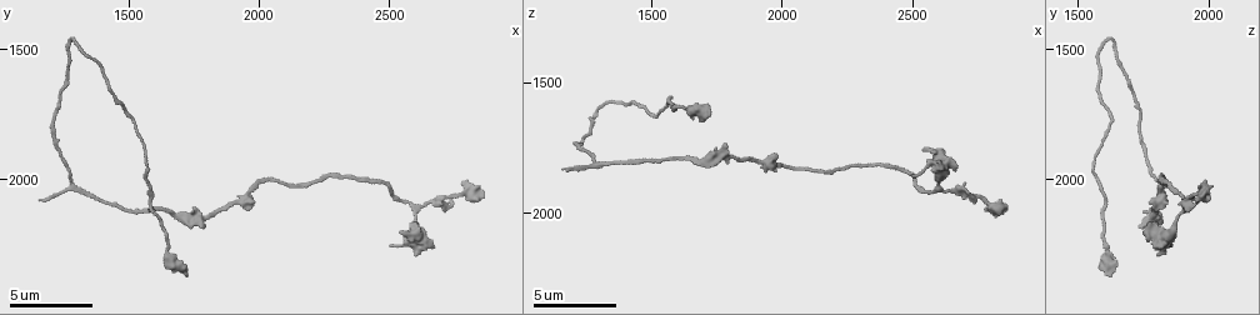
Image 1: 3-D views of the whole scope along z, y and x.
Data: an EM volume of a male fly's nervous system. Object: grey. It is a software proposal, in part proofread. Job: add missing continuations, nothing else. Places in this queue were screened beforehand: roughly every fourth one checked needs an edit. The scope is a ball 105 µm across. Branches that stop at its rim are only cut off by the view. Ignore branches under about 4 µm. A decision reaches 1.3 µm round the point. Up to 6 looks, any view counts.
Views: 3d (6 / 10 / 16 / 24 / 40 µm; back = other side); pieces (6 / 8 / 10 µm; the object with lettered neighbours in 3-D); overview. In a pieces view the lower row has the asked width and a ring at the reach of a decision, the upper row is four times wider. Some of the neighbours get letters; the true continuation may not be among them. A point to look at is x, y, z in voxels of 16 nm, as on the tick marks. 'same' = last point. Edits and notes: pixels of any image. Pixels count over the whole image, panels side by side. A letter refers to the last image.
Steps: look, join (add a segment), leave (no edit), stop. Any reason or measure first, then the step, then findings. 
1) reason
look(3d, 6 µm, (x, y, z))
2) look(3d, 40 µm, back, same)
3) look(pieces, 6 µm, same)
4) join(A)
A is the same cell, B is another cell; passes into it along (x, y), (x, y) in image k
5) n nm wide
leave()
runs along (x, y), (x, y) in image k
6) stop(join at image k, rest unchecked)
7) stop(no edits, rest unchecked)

free end
look(pieces, 6 µm, (2510, 2250, 1850))

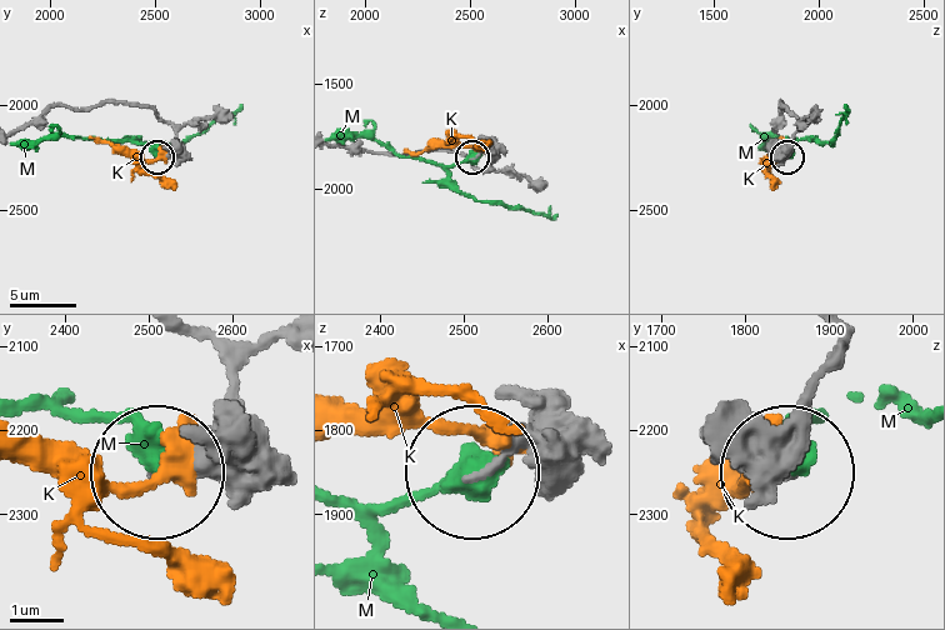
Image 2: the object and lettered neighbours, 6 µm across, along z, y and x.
leave()
K and M are other cells; runs along (546, 494), (533, 466), (483, 471) in image 2; no lettered segment goes on from it

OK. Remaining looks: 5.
look(pieces, 10 µm, (1710, 2360, 1630))

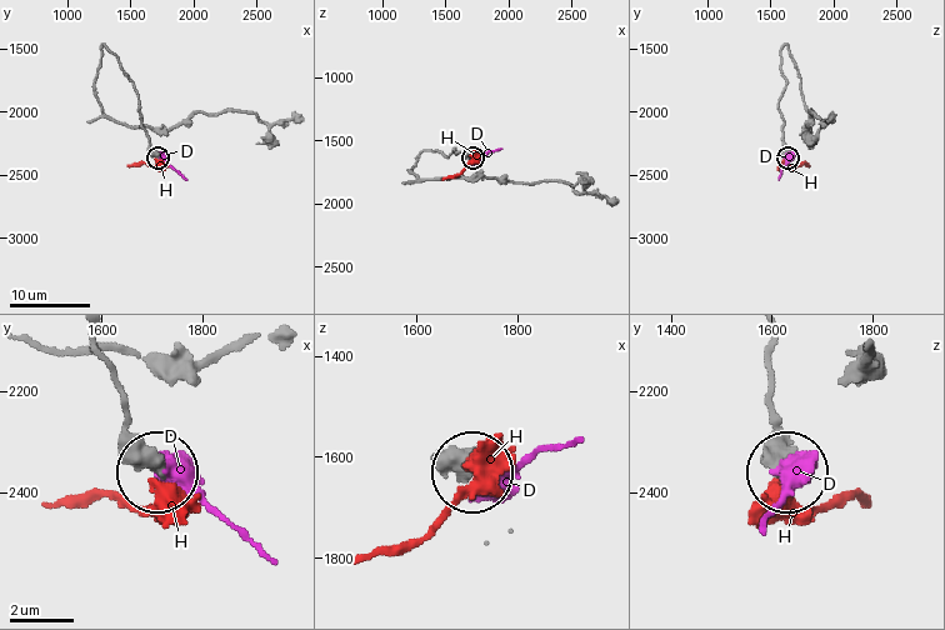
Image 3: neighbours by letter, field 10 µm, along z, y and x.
440 nm wide
leave()
D and H are other cells; runs along (101, 50), (115, 56), (133, 85), (140, 128), (158, 156) in image 3; no lettered segment goes on from it

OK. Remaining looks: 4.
free end
look(3d, 6 µm, (1170, 2080, 1830))

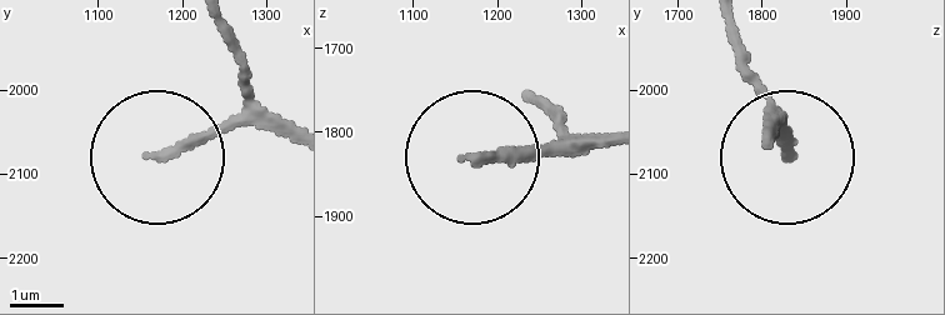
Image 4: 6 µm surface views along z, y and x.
look(pieces, 8 µm, (1175, 2075, 1835))

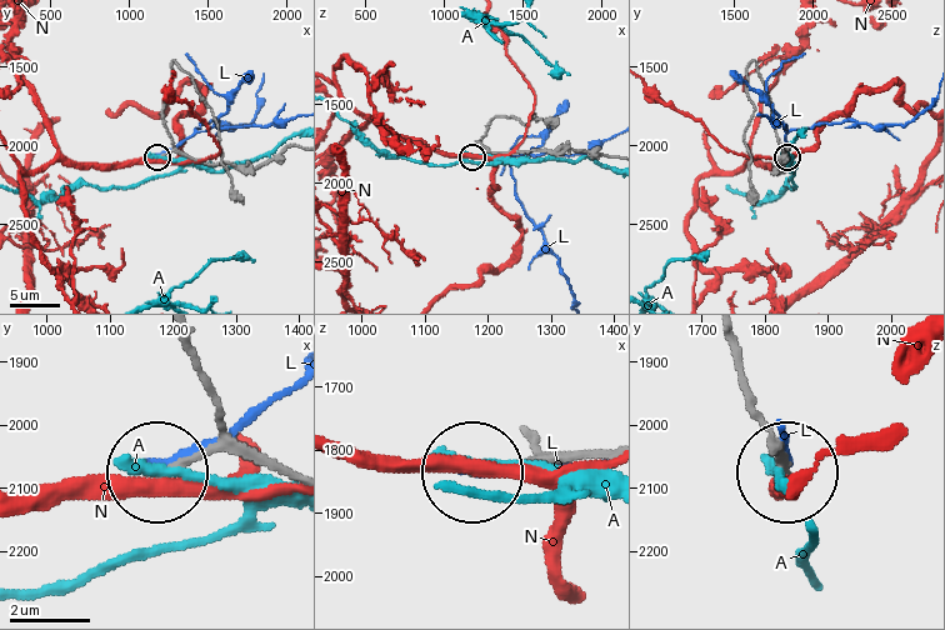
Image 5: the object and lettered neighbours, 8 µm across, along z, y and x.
180 nm wide
leave()
A, L and N are other cells; runs along (539, 454), (475, 470) in image 5; none of them fits

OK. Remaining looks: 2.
stop(no edits, rest unchecked)

